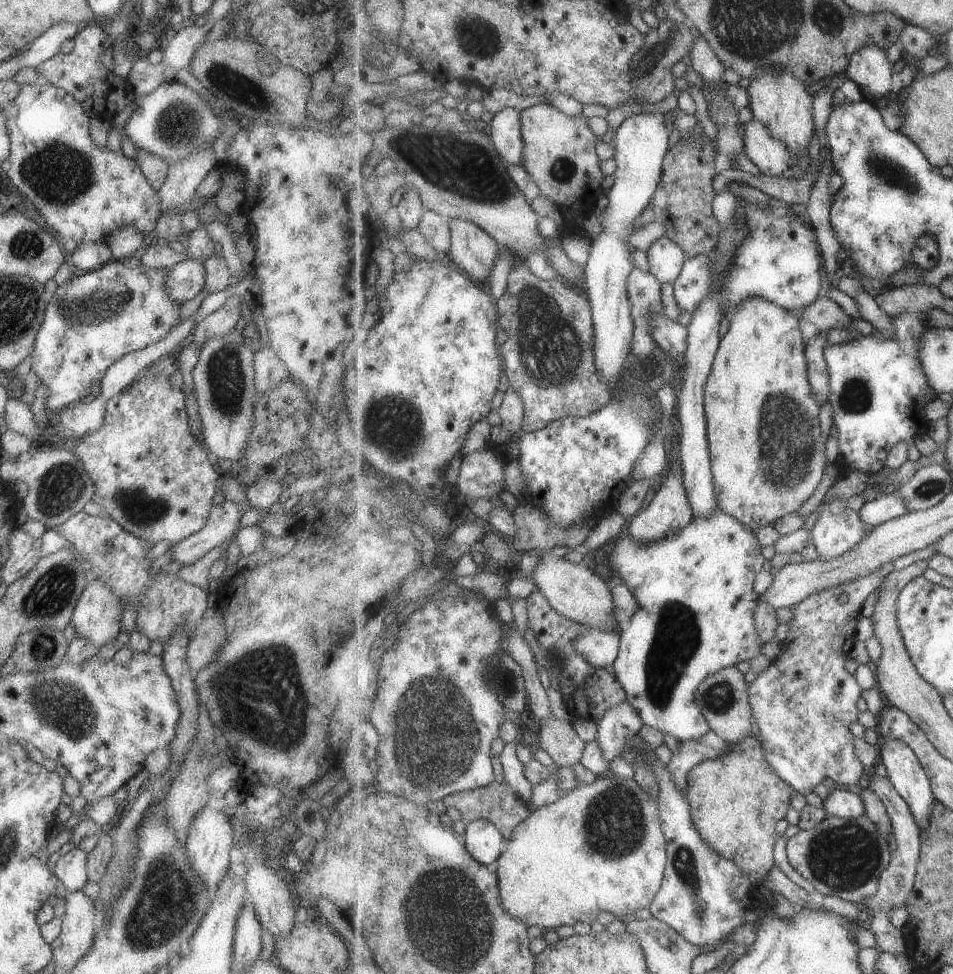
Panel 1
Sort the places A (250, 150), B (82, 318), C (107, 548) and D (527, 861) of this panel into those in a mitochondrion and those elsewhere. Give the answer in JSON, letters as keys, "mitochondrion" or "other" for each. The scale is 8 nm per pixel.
{"A":"other","B":"mitochondrion","C":"mitochondrion","D":"other"}

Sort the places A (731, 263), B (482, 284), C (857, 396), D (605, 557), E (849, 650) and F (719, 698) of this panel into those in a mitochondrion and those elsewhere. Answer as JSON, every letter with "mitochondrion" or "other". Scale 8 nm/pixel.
{"A":"other","B":"other","C":"mitochondrion","D":"other","E":"other","F":"mitochondrion"}

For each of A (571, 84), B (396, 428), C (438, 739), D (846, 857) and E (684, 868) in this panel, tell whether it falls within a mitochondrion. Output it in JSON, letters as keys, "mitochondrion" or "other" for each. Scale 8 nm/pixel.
{"A":"other","B":"mitochondrion","C":"mitochondrion","D":"mitochondrion","E":"mitochondrion"}

